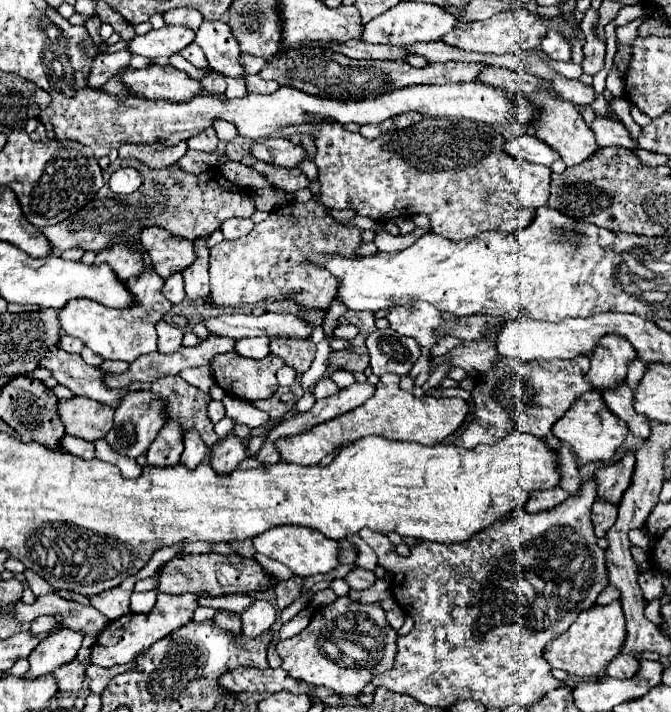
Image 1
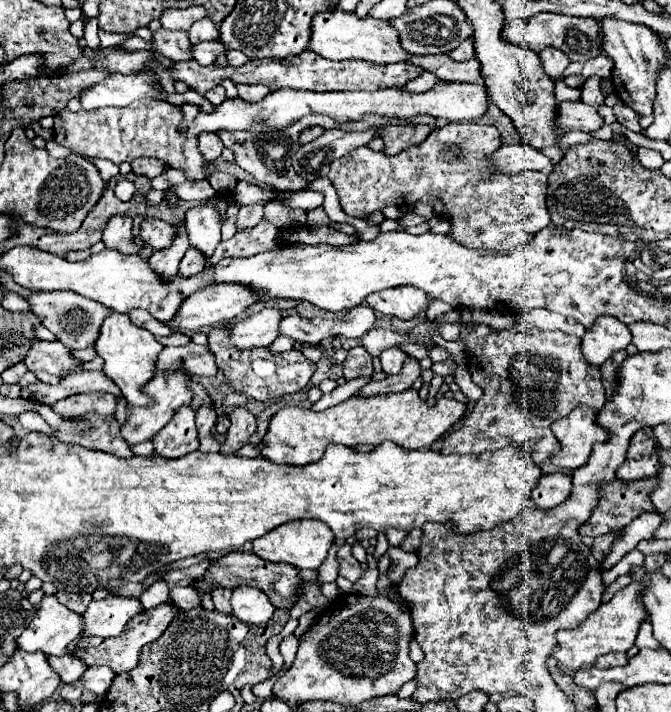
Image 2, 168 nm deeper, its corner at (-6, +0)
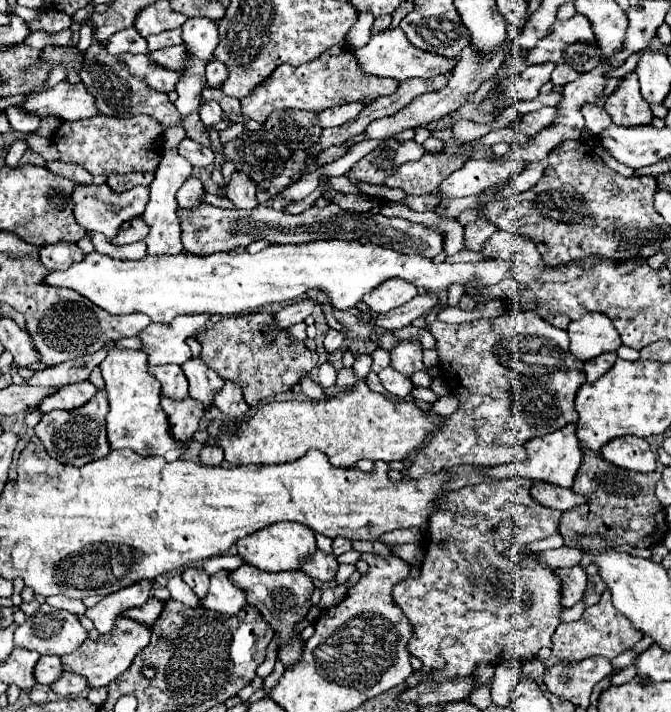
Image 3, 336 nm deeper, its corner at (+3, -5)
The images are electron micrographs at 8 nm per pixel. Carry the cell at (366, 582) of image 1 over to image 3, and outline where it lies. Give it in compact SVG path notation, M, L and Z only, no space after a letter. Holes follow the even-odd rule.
M317 551L315 555L311 555L311 559L307 559L303 563L303 571L309 577L319 579L323 583L327 583L327 581L331 581L335 577L337 567L339 567L339 563L337 563L335 555L325 555L323 551Z

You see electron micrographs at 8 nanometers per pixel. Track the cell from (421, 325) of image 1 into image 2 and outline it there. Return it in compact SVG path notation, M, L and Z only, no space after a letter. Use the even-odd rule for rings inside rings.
M396 286L384 292L374 292L366 302L382 316L394 316L400 320L410 320L428 306L426 292L412 286Z

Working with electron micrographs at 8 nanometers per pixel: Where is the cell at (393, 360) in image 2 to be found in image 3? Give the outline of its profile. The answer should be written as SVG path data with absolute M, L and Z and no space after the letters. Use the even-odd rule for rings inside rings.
M391 365L385 367L385 369L379 373L379 379L381 379L381 385L383 385L389 393L393 393L393 395L397 395L397 397L405 397L407 393L411 393L413 383L407 381L407 377L399 375Z

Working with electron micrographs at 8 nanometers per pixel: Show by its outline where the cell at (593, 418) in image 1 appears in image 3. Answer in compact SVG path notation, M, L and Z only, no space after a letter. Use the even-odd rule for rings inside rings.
M567 423L565 427L547 433L543 437L535 437L527 441L525 445L529 457L527 461L521 463L509 463L509 465L499 465L499 467L485 467L483 471L495 479L507 479L507 477L527 477L531 481L547 481L559 487L571 487L575 473L579 471L579 465L583 463L583 451L579 449L579 441L575 437L575 423Z

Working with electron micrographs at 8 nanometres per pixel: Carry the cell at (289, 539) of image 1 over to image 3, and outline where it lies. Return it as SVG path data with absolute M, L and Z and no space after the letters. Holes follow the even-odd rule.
M275 523L275 525L269 525L265 529L253 533L251 537L237 541L237 549L239 549L239 557L245 563L255 565L257 569L263 569L263 571L293 571L293 569L301 569L305 559L309 559L317 551L317 543L315 543L315 531L307 525Z

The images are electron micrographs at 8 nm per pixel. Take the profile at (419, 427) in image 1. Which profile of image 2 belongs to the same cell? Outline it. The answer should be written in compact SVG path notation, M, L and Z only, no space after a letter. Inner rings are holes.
M414 388L398 392L398 394L380 394L380 396L352 396L342 404L316 412L300 406L286 406L278 410L270 424L268 432L262 440L264 448L260 450L262 458L270 458L280 464L302 466L308 462L316 462L322 458L324 448L332 442L344 446L370 444L380 446L386 440L392 440L404 450L422 450L430 448L448 428L458 422L464 414L466 406L456 402L454 398L440 398L434 406L428 406Z

